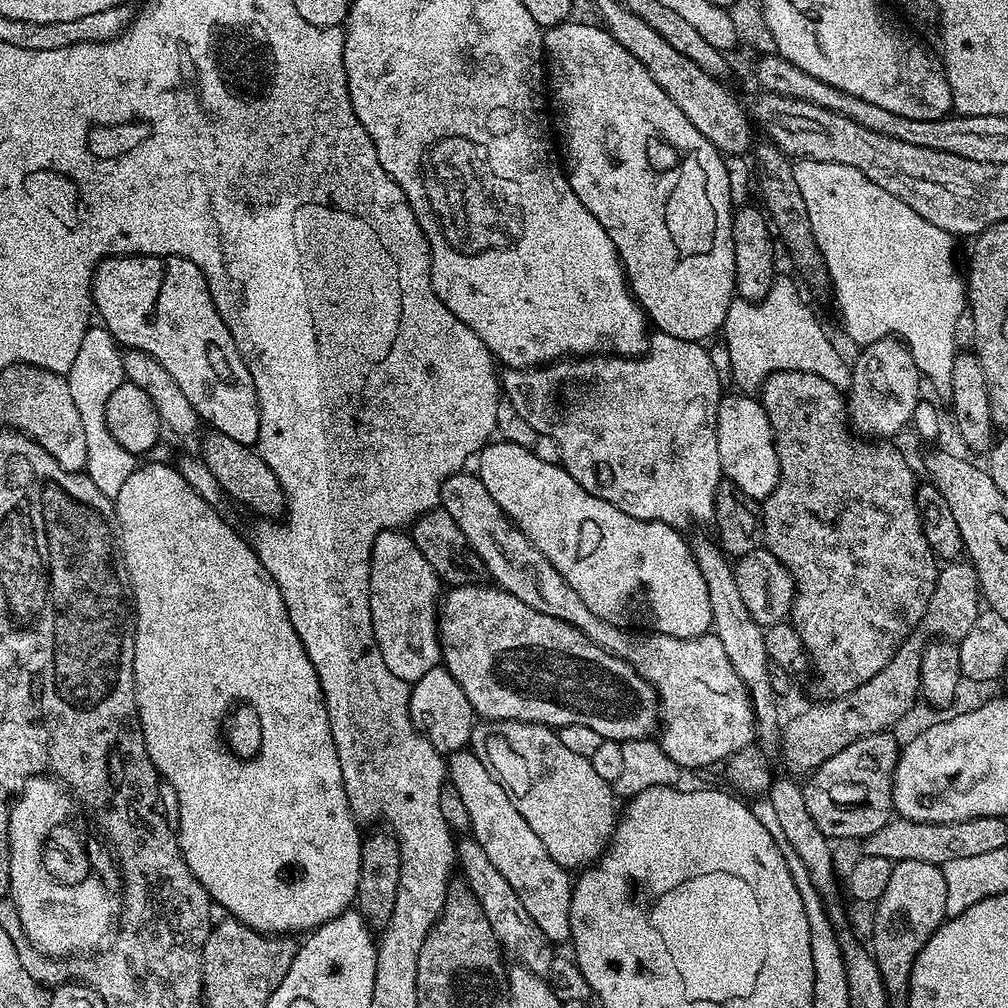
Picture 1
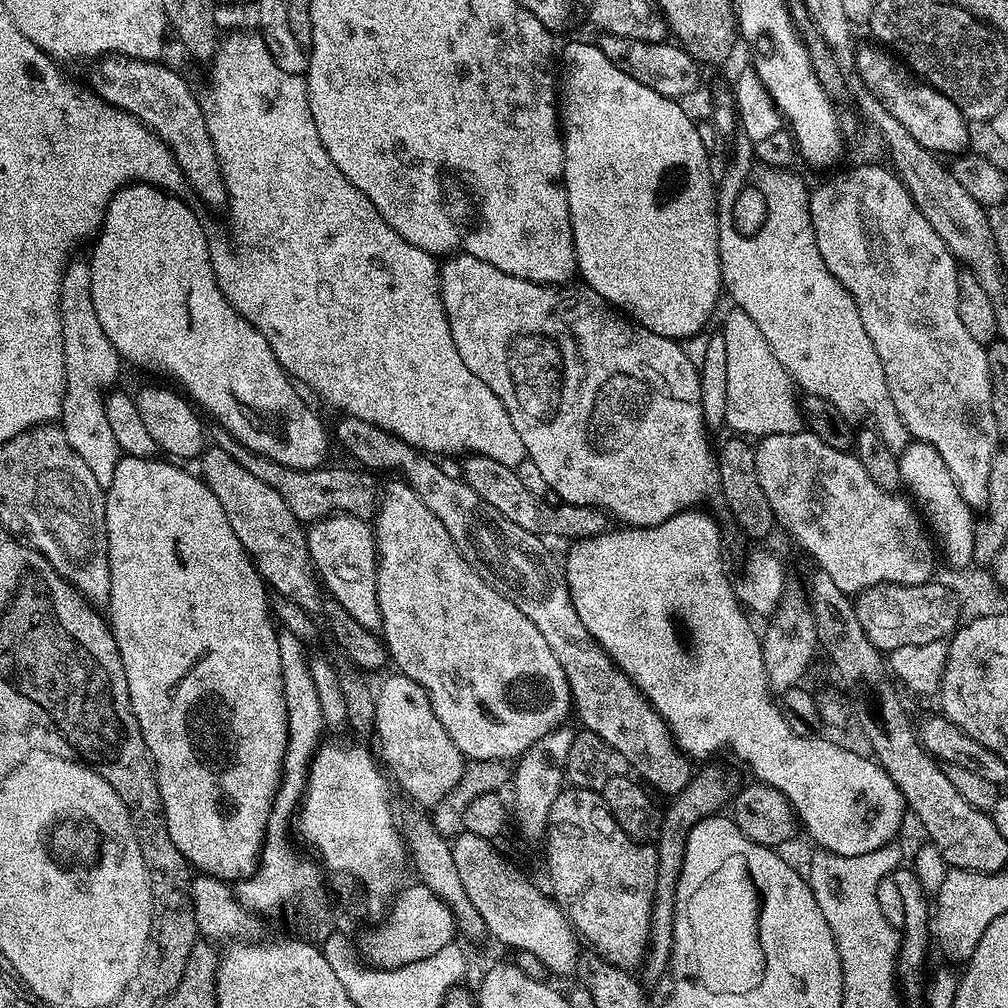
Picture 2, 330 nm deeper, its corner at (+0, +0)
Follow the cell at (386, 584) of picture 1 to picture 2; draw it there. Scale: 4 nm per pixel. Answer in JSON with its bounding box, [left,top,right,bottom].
[306,514,380,630]

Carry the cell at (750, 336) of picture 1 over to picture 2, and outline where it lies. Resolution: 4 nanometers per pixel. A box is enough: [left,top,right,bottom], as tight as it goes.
[724,331,805,438]

